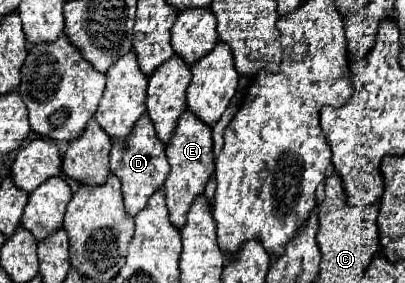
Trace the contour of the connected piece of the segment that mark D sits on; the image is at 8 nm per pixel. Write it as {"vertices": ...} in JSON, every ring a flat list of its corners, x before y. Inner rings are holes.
{"vertices":[[143,114,137,120,137,126,133,126,133,130,129,132,129,138,125,138,125,142,113,142,111,172,121,178,125,208,131,216,135,216,139,210,143,210,147,206,149,196,159,186,163,186,167,172,169,172,169,162,165,156,165,144,157,138,157,134,153,130,153,122,149,122,147,114]]}

